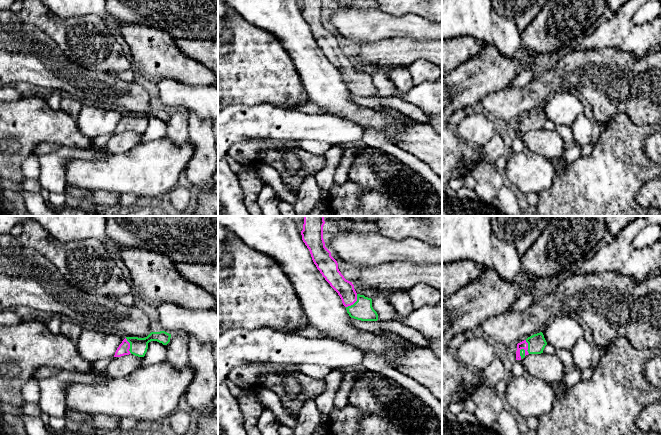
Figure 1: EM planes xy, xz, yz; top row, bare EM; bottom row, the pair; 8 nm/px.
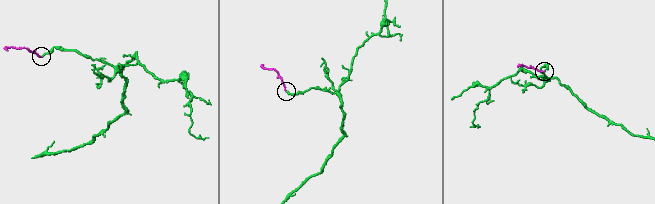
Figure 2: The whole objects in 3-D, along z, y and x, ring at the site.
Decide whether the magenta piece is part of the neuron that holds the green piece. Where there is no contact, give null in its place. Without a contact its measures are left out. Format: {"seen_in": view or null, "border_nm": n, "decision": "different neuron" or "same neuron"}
{"seen_in": "xz", "border_nm": 140, "decision": "same neuron"}

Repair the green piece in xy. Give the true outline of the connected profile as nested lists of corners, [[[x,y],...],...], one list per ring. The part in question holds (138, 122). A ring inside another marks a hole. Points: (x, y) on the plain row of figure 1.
[[[165,107],[151,108],[145,114],[126,113],[117,124],[114,133],[121,133],[129,130],[144,133],[147,128],[149,118],[157,117],[163,121],[167,121],[170,118],[170,114],[171,110]]]

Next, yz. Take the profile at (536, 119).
[[[542,108],[534,110],[517,120],[516,136],[521,136],[528,130],[541,130],[546,121]]]

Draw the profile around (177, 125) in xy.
[[[174,109],[171,111],[167,122],[166,135],[164,138],[170,139],[176,145],[181,145],[189,140],[188,133],[188,111],[184,109]]]

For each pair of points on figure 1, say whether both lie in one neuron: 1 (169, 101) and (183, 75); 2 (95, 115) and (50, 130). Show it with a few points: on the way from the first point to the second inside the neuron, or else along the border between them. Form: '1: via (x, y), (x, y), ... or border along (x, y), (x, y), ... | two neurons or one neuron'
1: border along (156, 82), (173, 79), (202, 86) | two neurons
2: border along (75, 118), (78, 129), (91, 139) | two neurons

